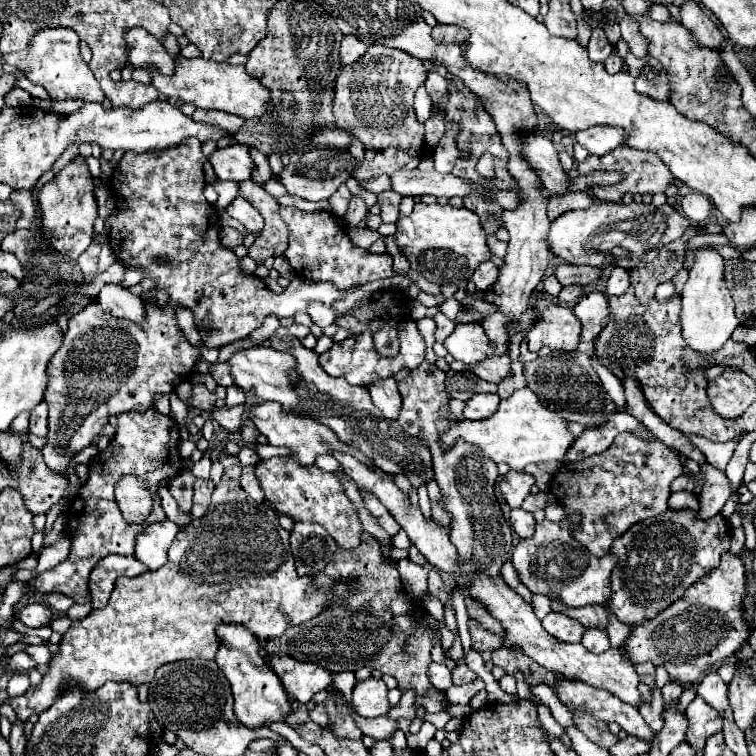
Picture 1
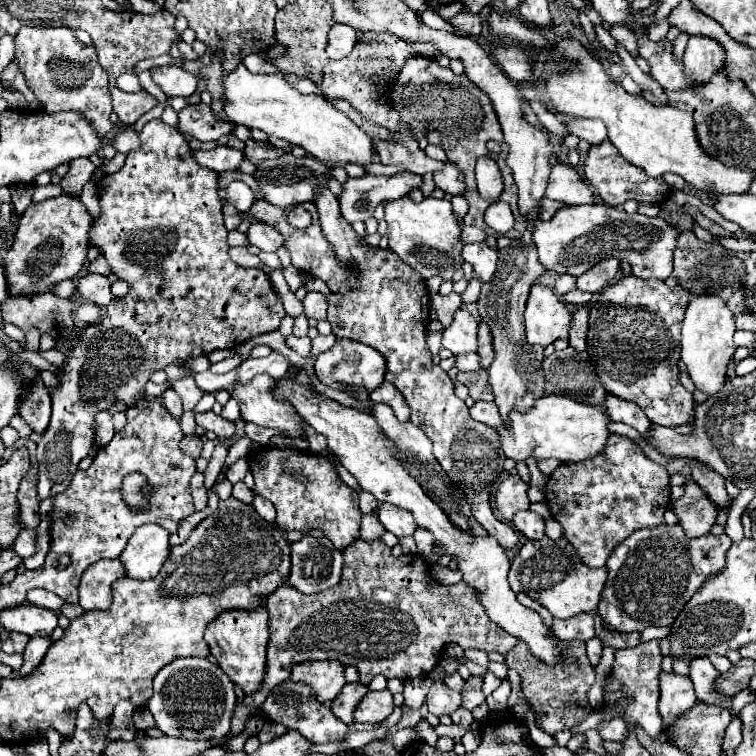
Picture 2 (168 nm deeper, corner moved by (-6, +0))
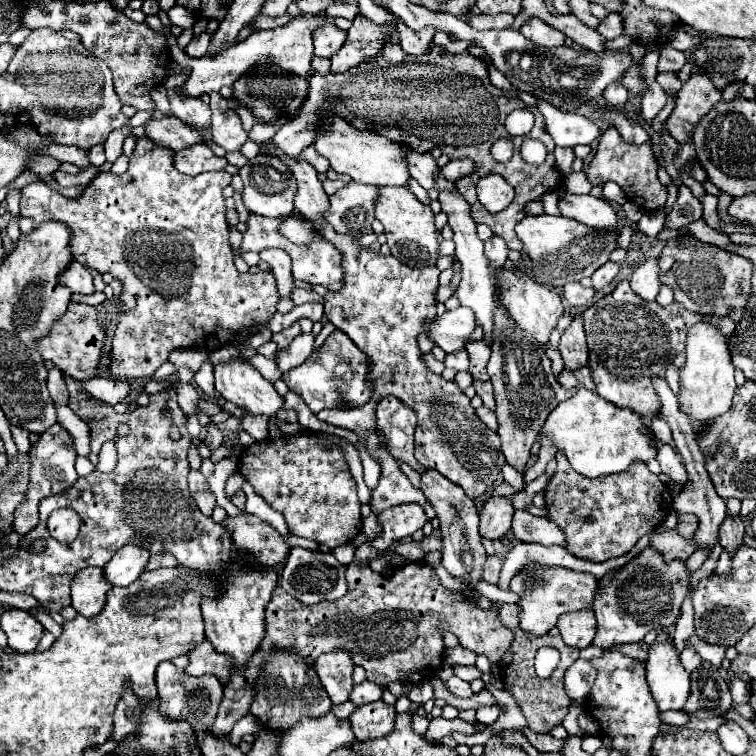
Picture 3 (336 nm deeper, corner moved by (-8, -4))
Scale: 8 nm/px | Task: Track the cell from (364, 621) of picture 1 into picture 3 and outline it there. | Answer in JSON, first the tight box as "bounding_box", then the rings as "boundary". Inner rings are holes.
{"bounding_box":[210,562,514,736],"boundary":[[[350,562],[346,566],[346,580],[348,594],[344,598],[334,602],[324,600],[312,606],[300,604],[280,586],[274,588],[274,596],[266,608],[268,632],[264,644],[248,662],[244,674],[230,676],[220,712],[210,728],[212,734],[228,736],[232,726],[250,714],[254,684],[272,650],[292,650],[306,664],[312,664],[322,652],[346,650],[352,662],[366,670],[370,682],[386,688],[390,682],[418,684],[432,680],[442,666],[444,632],[456,634],[464,648],[488,656],[492,664],[498,664],[514,642],[514,632],[500,622],[496,604],[490,610],[482,610],[476,602],[446,590],[436,572],[426,564],[408,562],[386,576],[374,572],[368,562]]]}

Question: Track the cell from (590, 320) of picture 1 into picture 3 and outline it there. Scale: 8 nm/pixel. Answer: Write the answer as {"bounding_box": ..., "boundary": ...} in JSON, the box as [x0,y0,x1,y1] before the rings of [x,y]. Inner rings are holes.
{"bounding_box":[560,316,588,370],"boundary":[[[576,316],[572,320],[572,324],[566,328],[566,332],[562,334],[560,354],[562,354],[568,370],[576,370],[576,368],[588,364],[588,348],[586,348],[582,316]]]}

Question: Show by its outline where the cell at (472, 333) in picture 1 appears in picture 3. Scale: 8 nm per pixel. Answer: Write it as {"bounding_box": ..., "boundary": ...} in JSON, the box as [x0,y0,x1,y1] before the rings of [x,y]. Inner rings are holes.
{"bounding_box":[428,306,476,354],"boundary":[[[460,306],[452,312],[444,312],[440,318],[434,318],[428,326],[428,332],[436,346],[440,346],[446,354],[454,354],[466,350],[468,338],[476,328],[476,320],[472,310]]]}

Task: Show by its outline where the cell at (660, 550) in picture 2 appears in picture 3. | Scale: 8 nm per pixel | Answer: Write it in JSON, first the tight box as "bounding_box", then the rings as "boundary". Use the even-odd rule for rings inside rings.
{"bounding_box":[592,546,692,650],"boundary":[[[652,546],[640,550],[624,566],[604,574],[592,604],[598,620],[598,634],[592,644],[606,650],[616,644],[640,642],[652,630],[674,626],[680,618],[684,598],[692,592],[690,578],[692,574],[688,572],[684,560],[666,562],[664,556]]]}

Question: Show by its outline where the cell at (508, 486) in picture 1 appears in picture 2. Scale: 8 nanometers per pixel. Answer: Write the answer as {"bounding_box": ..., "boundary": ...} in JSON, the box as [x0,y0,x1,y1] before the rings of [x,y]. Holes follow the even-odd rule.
{"bounding_box":[496,476,530,522],"boundary":[[[508,476],[496,490],[496,506],[498,512],[506,522],[512,520],[512,516],[518,510],[528,510],[530,500],[526,496],[528,486],[518,478],[518,476]]]}

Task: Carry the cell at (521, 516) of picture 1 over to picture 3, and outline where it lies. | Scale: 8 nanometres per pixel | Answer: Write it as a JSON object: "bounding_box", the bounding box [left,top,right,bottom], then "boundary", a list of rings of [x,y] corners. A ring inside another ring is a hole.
{"bounding_box":[512,510,566,546],"boundary":[[[526,510],[514,512],[512,534],[520,542],[532,542],[532,544],[542,544],[542,546],[554,546],[554,544],[564,546],[566,544],[564,532],[552,520],[532,516]]]}

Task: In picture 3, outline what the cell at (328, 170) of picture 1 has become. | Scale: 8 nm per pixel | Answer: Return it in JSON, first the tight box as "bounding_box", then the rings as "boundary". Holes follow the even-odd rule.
{"bounding_box":[240,154,298,218],"boundary":[[[258,154],[246,166],[240,168],[240,178],[244,182],[244,206],[248,212],[254,212],[266,218],[282,218],[294,210],[294,196],[298,190],[296,178],[292,176],[290,168],[282,160]]]}

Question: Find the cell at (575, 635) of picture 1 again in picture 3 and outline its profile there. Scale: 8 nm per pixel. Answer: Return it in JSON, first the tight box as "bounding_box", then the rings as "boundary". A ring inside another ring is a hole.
{"bounding_box":[558,610,596,648],"boundary":[[[592,610],[568,612],[560,616],[558,630],[562,640],[574,648],[586,648],[596,636],[596,618]]]}

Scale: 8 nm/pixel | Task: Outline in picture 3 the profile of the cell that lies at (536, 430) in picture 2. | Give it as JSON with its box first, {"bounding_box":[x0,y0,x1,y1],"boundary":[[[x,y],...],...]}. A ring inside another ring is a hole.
{"bounding_box":[540,388,656,478],"boundary":[[[580,388],[574,396],[560,402],[546,418],[540,436],[548,436],[550,442],[562,450],[576,472],[588,478],[622,472],[630,462],[648,462],[656,458],[656,450],[650,446],[648,428],[642,416],[608,404],[600,394]]]}

